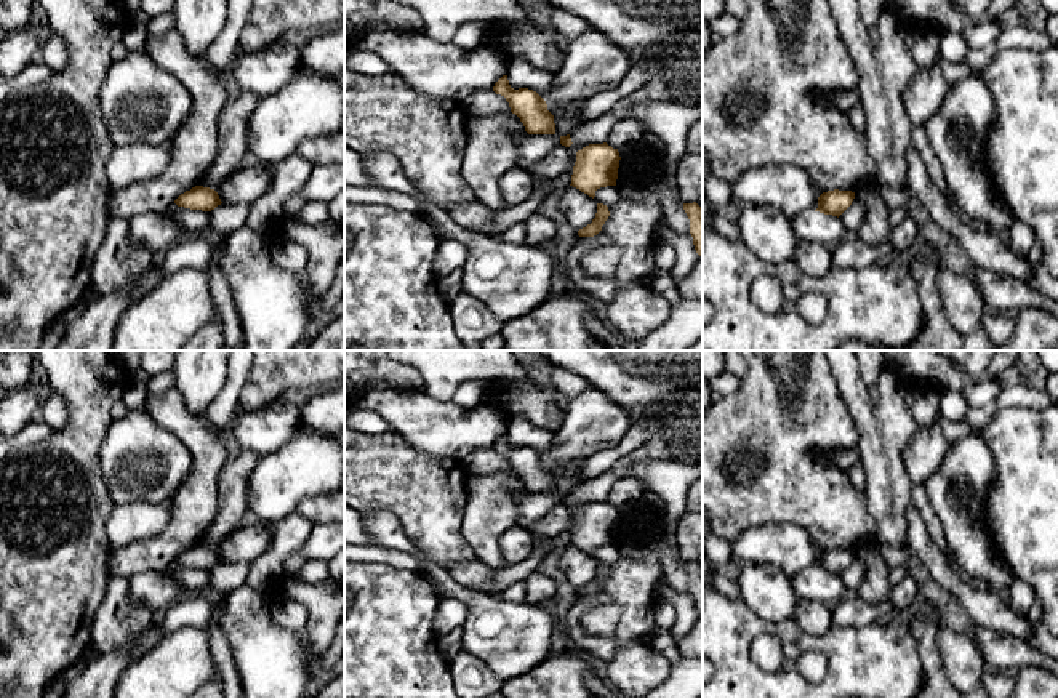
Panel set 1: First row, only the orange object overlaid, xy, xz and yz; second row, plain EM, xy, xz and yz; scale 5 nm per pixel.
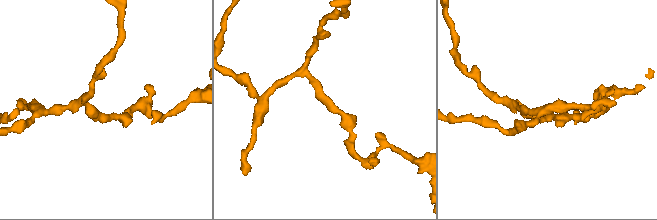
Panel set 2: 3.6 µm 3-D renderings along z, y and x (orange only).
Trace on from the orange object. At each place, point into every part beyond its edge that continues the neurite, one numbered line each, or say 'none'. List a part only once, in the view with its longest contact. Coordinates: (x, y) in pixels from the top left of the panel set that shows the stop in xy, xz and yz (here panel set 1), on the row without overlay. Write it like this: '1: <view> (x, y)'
none

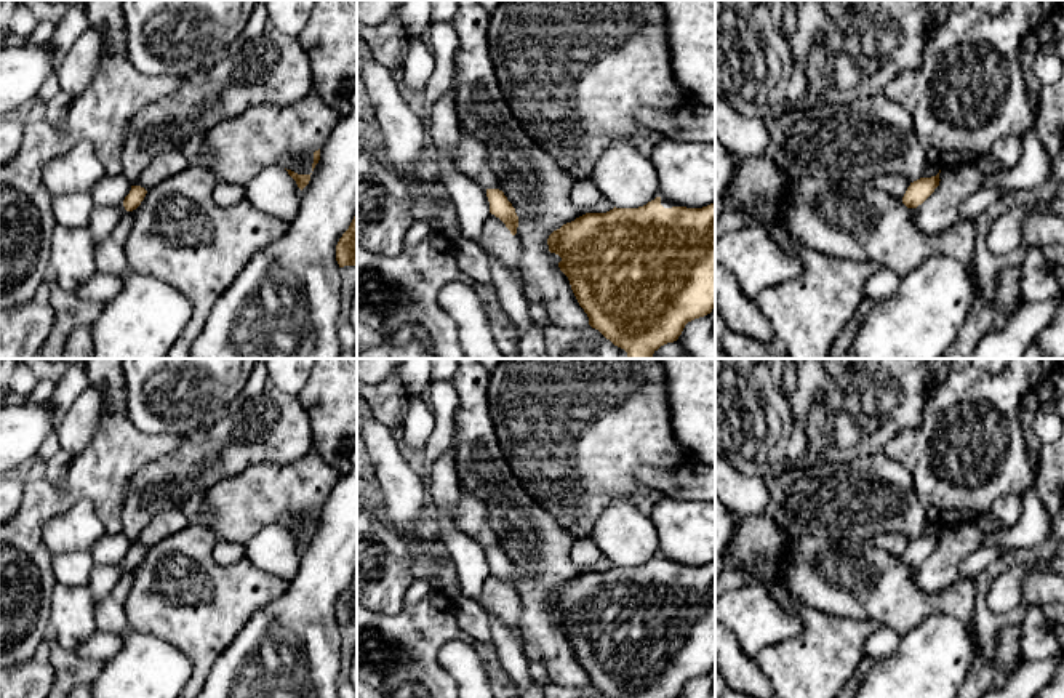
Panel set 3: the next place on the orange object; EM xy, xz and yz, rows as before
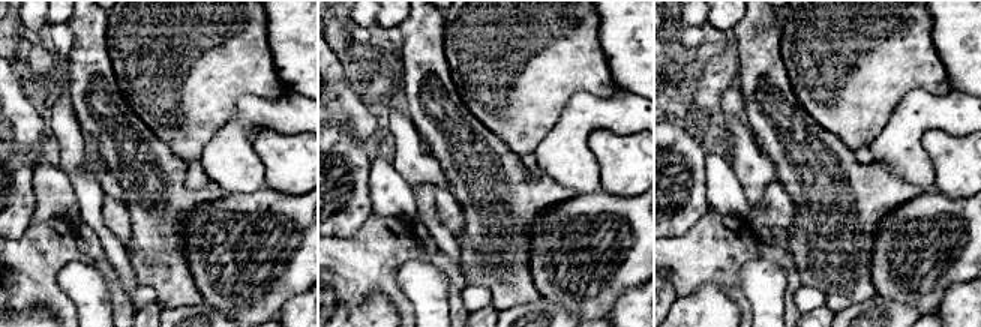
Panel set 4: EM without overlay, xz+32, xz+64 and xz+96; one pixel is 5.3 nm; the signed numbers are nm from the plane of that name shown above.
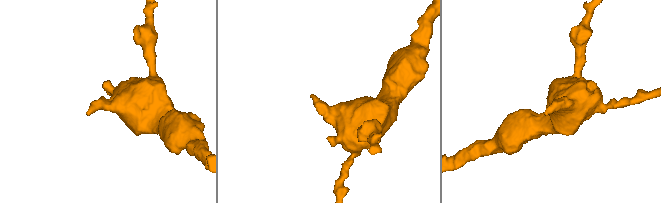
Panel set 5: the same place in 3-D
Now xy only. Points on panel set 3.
1: xy (103, 578)

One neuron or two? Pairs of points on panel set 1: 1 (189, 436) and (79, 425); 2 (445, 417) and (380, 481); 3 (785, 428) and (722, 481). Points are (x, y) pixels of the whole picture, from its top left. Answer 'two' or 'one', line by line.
1: two
2: two
3: one

